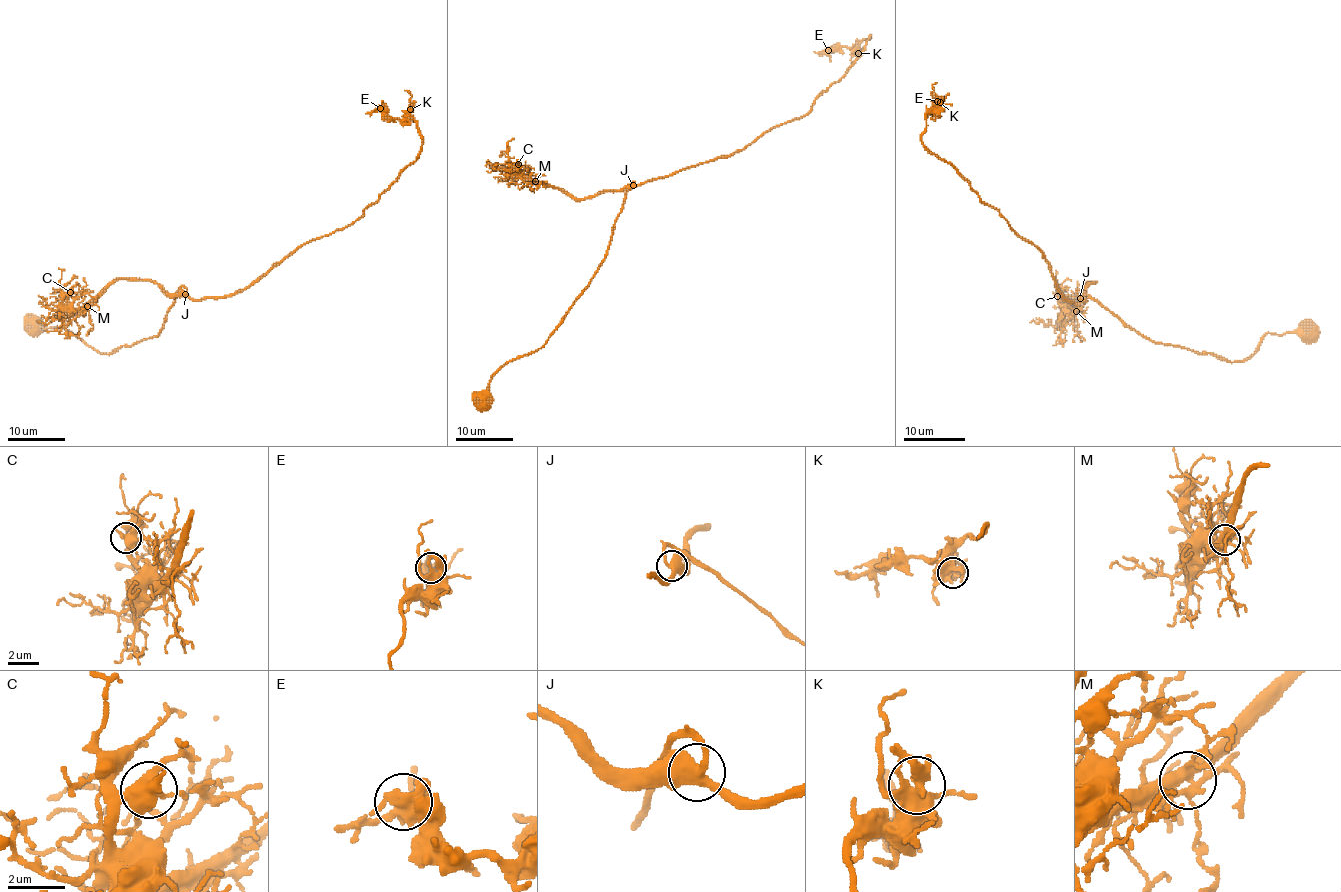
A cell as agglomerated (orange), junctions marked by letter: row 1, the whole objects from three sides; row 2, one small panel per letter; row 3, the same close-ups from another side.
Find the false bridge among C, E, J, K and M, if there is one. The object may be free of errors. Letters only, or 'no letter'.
no letter

